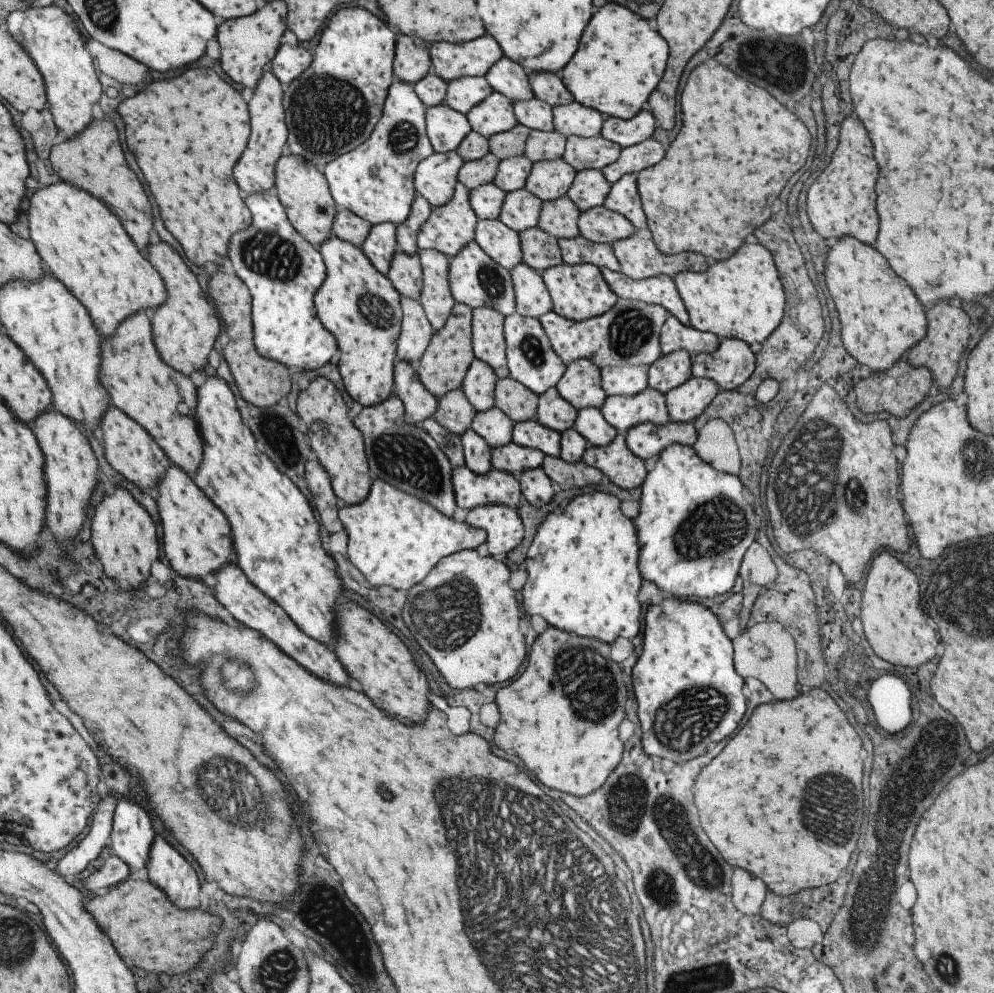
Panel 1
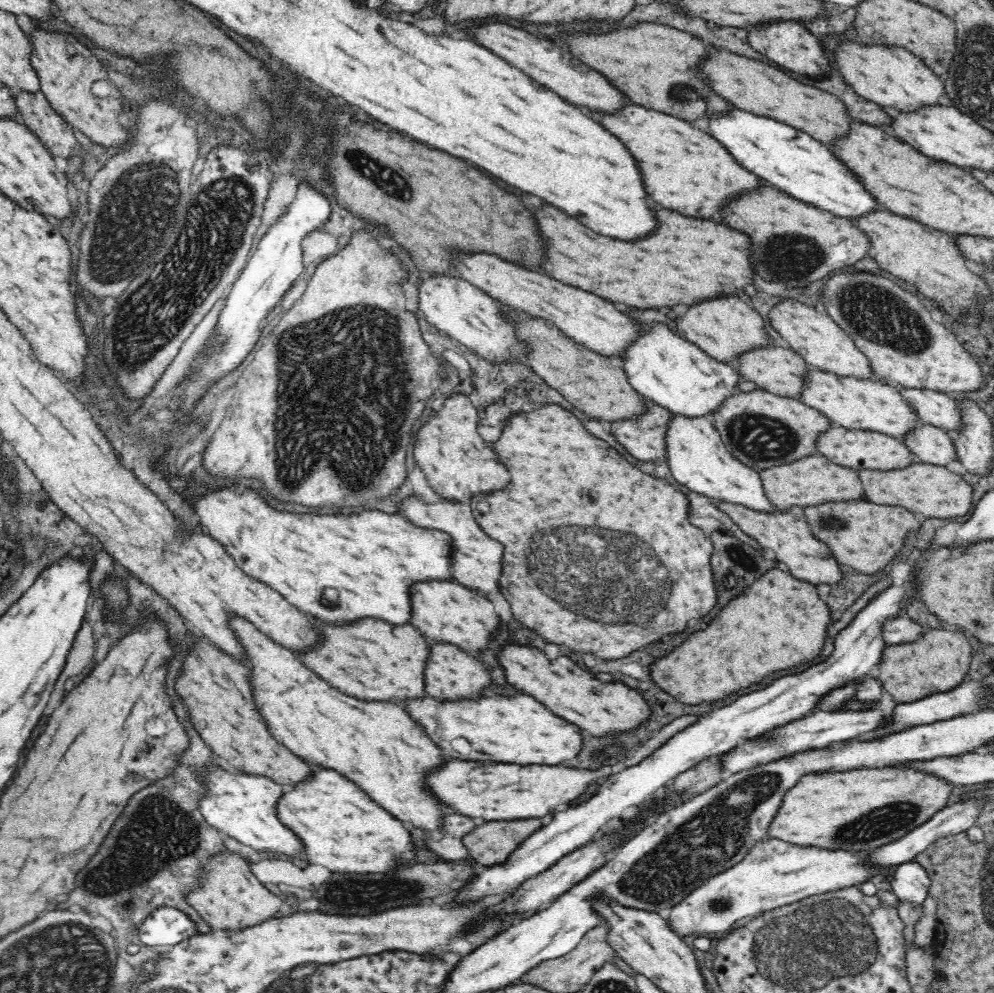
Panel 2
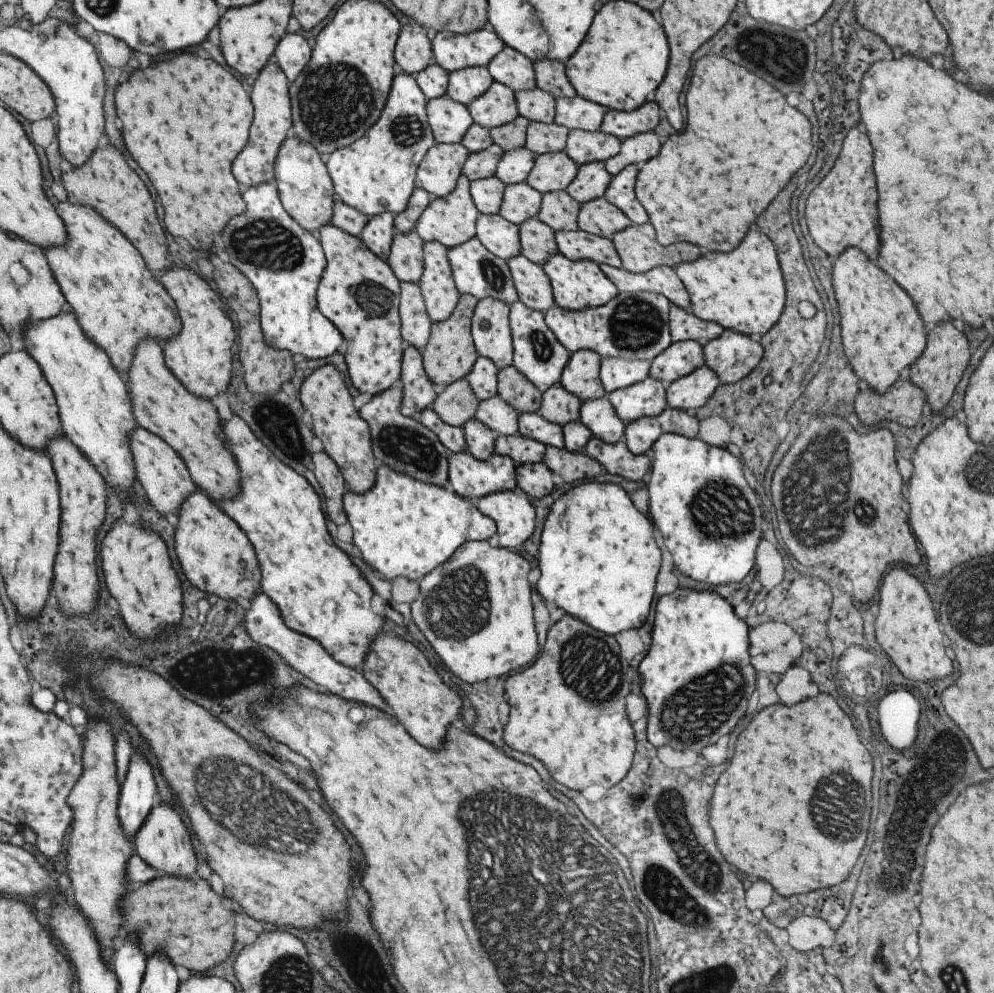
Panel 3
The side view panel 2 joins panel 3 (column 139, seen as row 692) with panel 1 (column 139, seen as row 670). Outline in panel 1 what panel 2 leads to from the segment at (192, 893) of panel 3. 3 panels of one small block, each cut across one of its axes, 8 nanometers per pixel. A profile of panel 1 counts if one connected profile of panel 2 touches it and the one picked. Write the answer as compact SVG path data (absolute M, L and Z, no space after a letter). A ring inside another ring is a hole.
M125 879L104 896L86 897L84 907L128 966L156 975L181 974L192 969L211 948L212 932L221 924L221 918L207 910L180 910L149 880Z

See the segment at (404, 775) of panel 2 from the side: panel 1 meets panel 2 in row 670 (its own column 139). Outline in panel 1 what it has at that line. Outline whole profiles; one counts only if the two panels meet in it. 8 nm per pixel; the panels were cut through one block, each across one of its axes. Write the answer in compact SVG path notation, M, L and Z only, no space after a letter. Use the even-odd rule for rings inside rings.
M60 181L56 184L47 184L45 188L39 189L32 195L28 194L28 200L29 208L27 208L24 214L27 219L29 240L33 243L35 252L41 257L46 272L51 276L55 276L55 278L59 278L59 282L69 291L69 294L73 294L85 306L85 310L87 310L87 314L89 314L95 330L101 336L105 336L108 339L117 326L127 317L137 313L139 310L147 310L145 313L153 311L166 301L166 290L159 273L151 266L151 263L145 258L144 254L133 244L133 241L121 226L118 218L99 199L93 198L90 194L79 190L77 187Z

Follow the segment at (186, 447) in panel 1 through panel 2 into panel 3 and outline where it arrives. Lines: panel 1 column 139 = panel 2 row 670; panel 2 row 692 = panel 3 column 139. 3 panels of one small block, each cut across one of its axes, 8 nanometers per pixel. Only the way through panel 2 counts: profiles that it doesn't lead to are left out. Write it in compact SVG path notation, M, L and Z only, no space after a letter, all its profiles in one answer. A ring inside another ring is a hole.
M151 337L137 343L132 364L128 372L128 395L138 426L157 435L179 455L191 480L213 502L235 498L239 492L239 472L233 454L225 448L222 424L213 404L185 390L166 367L161 344Z

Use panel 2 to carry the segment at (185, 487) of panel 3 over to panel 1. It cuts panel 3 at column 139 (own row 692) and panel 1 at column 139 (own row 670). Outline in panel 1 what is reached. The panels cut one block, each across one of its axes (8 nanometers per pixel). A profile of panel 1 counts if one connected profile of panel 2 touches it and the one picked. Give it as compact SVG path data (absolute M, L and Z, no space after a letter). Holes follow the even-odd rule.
M111 404L102 414L98 428L96 436L104 448L107 462L112 468L140 489L156 487L162 479L162 475L172 464L153 438L150 438L149 433L145 432L137 422L122 413L117 407L111 406Z

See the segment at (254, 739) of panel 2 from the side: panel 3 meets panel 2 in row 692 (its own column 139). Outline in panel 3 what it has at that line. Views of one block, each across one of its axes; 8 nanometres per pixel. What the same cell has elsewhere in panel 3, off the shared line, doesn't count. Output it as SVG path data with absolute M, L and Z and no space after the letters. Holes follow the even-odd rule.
M111 146L97 148L83 166L73 167L71 172L61 173L66 200L72 205L95 211L105 222L119 230L139 252L150 275L159 283L163 272L169 267L167 245L163 228L155 216L153 200L143 182L127 168L123 158Z

